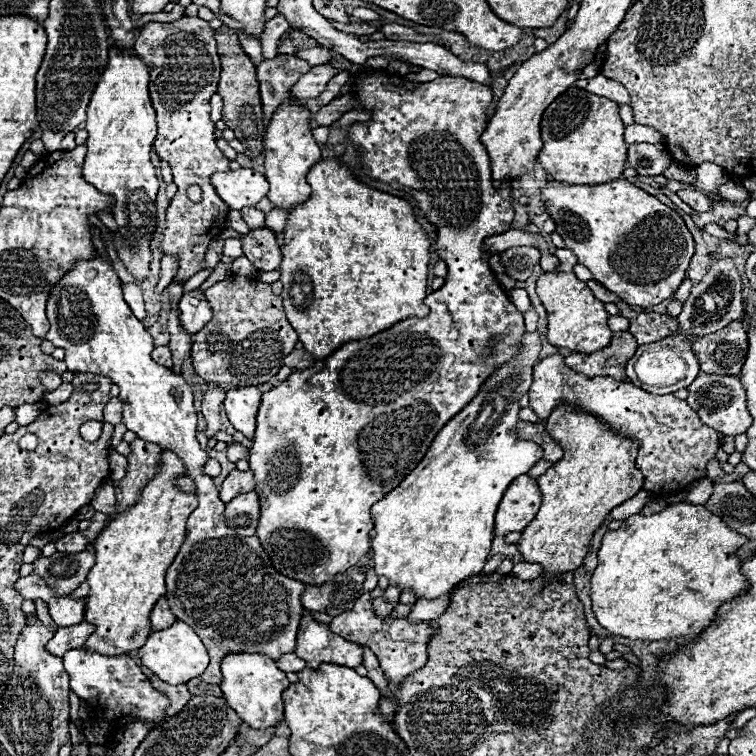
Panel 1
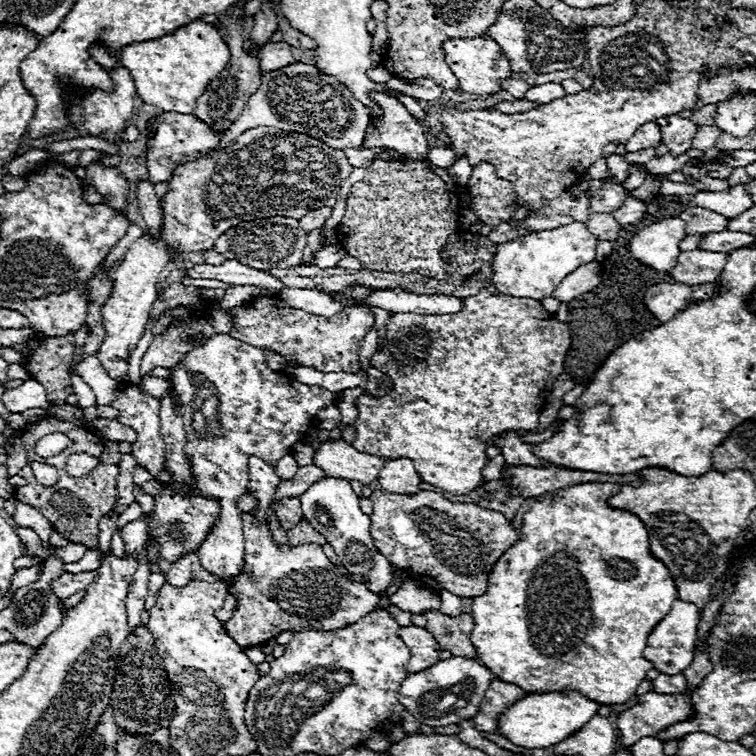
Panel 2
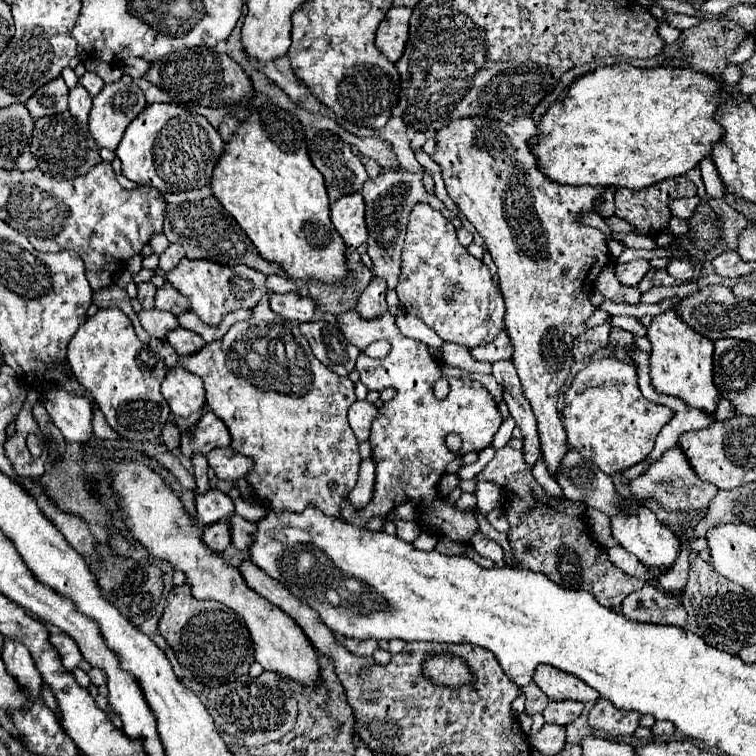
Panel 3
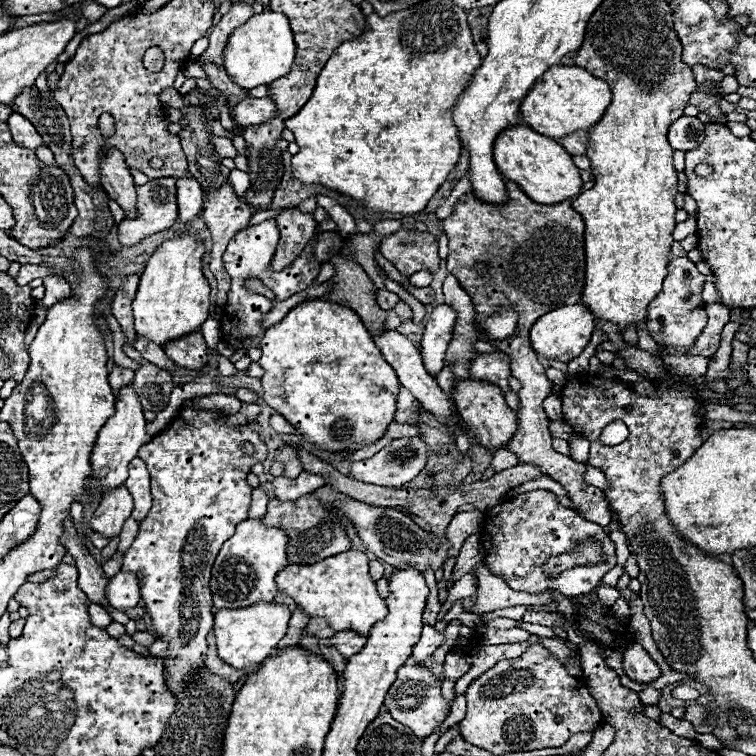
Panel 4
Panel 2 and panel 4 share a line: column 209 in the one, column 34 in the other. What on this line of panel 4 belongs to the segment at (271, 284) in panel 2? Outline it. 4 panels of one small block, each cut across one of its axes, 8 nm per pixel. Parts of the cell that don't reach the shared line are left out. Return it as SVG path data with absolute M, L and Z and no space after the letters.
M22 264L20 266L20 272L16 276L16 282L18 284L28 284L34 278L44 278L46 274L48 274L48 270L44 266L38 266L38 264Z

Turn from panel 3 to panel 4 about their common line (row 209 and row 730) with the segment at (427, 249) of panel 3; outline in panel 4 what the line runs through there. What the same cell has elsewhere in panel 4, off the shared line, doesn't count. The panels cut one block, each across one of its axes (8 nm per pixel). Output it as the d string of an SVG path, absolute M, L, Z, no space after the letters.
M402 666L386 694L384 706L398 722L410 726L422 740L430 736L434 728L448 716L448 702L440 694L440 678L436 678L426 666Z

